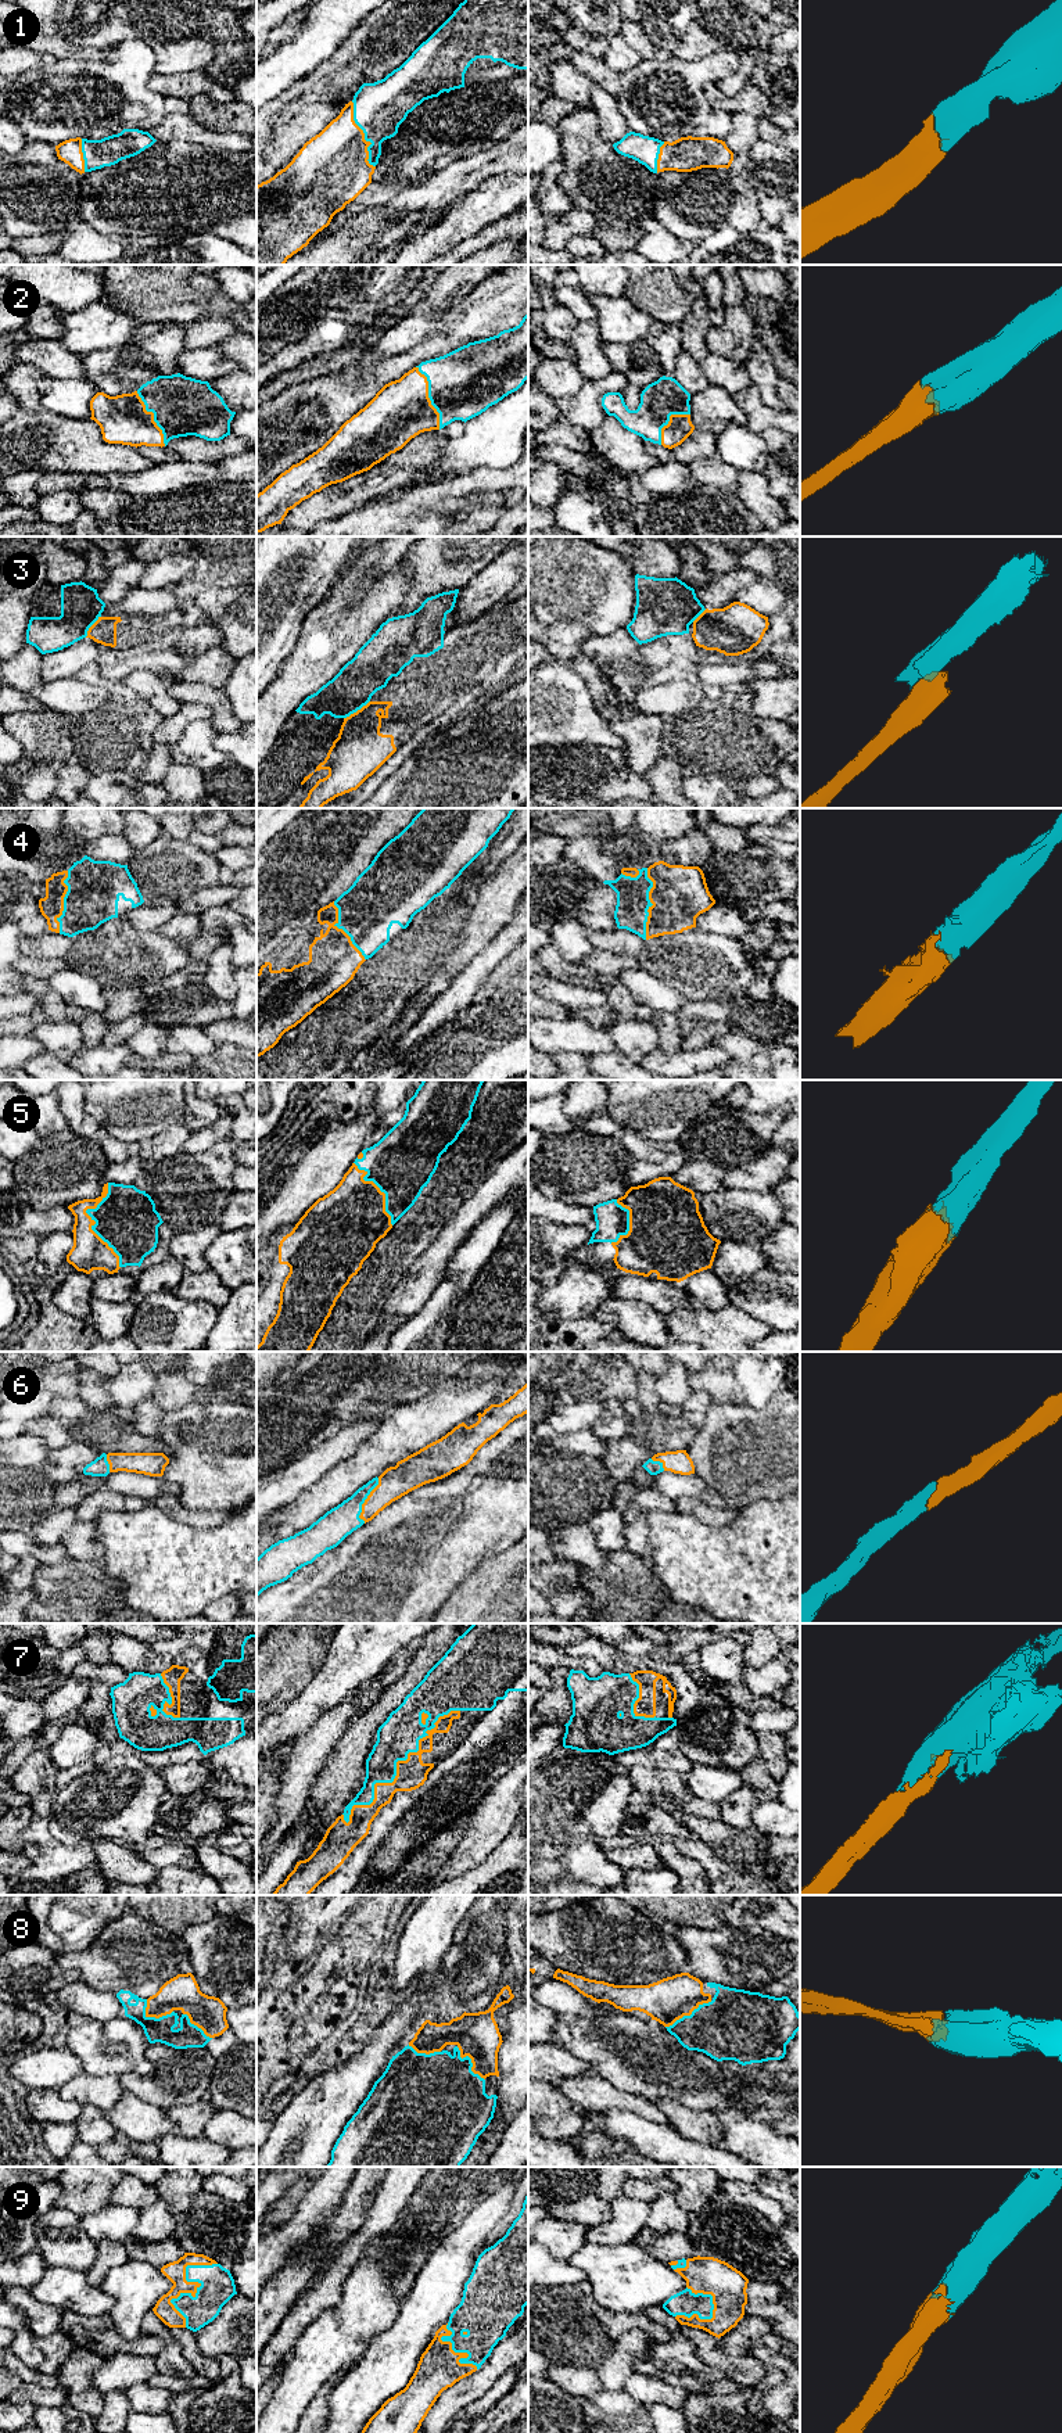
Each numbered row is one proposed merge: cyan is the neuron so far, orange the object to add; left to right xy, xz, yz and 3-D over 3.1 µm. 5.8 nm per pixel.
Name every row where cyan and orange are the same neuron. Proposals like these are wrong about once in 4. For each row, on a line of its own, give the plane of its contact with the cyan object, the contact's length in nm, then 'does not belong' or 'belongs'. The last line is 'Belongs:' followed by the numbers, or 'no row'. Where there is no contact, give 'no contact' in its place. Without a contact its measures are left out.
1: contact in xz; length 400 nm; belongs
2: contact in xz; length 400 nm; belongs
3: contact in xz; length 190 nm; does not belong
4: contact in yz; length 420 nm; belongs
5: contact in xy; length 500 nm; belongs
6: contact in xz; length 280 nm; belongs
7: contact in xz; length 950 nm; belongs
8: contact in yz; length 320 nm; belongs
9: contact in xy; length 420 nm; belongs
Belongs: 1, 2, 4, 5, 6, 7, 8, 9

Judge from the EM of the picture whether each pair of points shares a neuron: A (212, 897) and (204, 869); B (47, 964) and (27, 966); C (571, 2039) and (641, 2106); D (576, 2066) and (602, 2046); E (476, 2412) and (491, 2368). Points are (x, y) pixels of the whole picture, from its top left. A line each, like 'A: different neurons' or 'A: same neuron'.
A: different neurons
B: same neuron
C: different neurons
D: different neurons
E: different neurons

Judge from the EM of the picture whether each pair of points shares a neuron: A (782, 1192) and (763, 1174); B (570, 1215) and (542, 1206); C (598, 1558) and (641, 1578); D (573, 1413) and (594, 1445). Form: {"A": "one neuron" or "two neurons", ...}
{"A": "two neurons", "B": "one neuron", "C": "two neurons", "D": "one neuron"}

